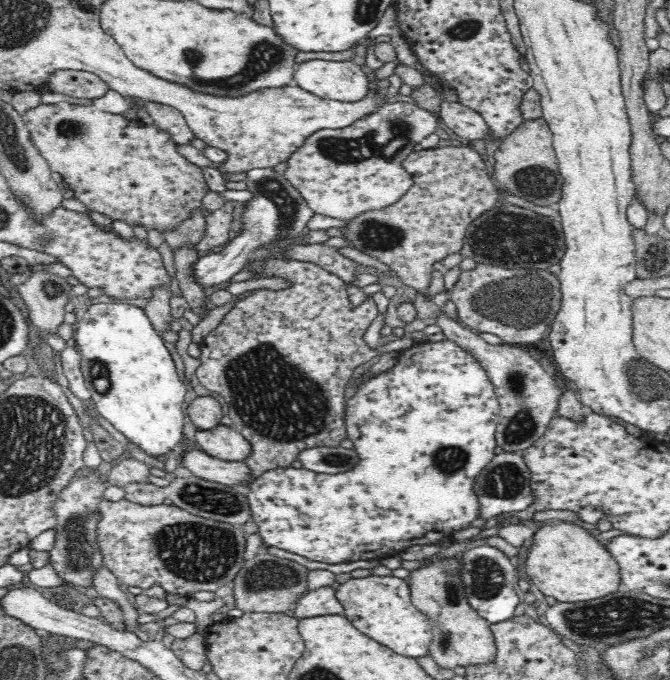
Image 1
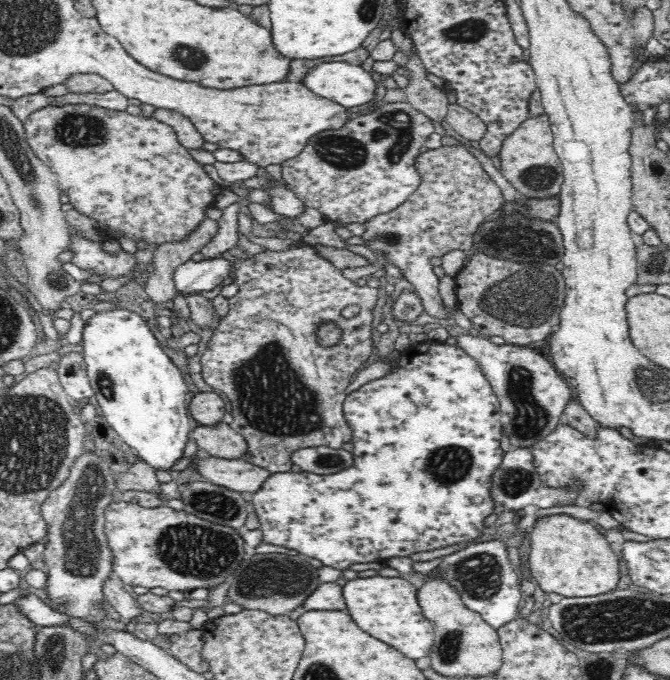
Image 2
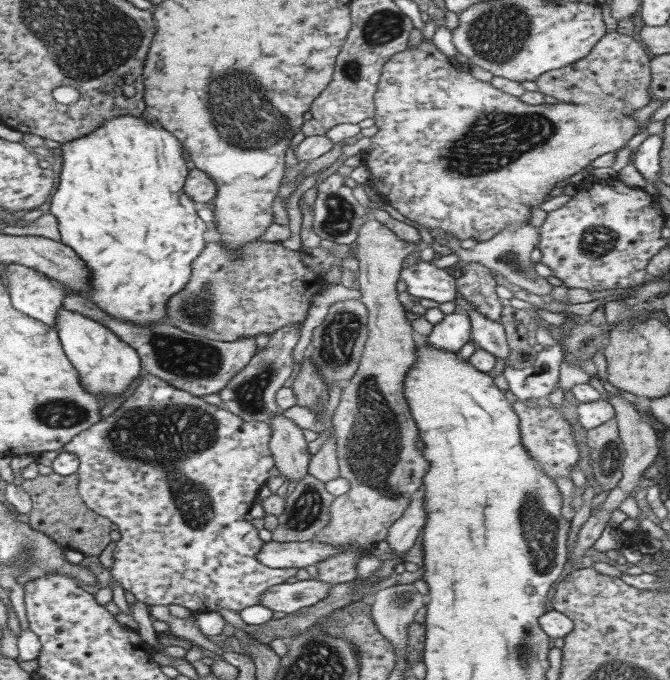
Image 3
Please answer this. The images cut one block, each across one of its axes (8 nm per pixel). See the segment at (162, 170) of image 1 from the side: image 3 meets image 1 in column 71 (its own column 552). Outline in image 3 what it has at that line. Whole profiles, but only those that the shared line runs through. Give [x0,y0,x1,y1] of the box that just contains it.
[361,39,639,242]

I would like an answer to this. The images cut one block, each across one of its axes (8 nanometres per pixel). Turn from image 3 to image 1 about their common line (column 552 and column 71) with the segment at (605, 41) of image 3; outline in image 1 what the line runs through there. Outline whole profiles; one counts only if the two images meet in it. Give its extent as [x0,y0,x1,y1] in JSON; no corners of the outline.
[38,70,109,100]

